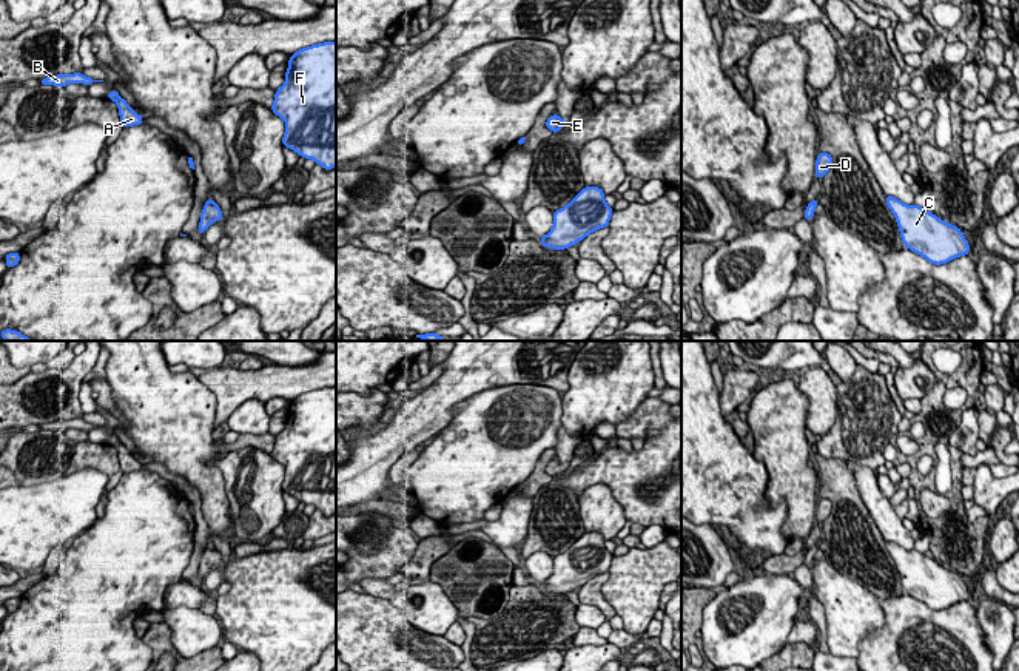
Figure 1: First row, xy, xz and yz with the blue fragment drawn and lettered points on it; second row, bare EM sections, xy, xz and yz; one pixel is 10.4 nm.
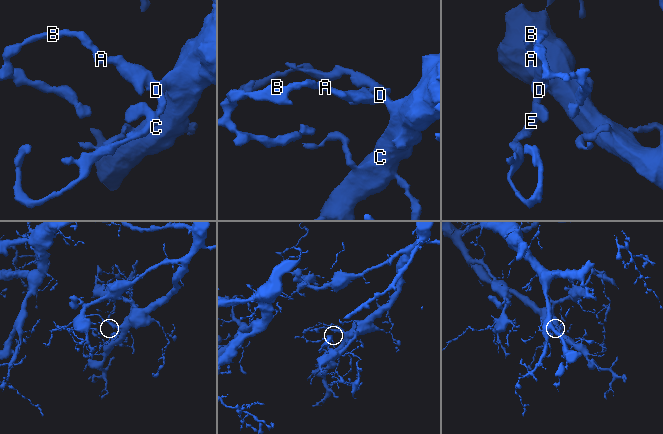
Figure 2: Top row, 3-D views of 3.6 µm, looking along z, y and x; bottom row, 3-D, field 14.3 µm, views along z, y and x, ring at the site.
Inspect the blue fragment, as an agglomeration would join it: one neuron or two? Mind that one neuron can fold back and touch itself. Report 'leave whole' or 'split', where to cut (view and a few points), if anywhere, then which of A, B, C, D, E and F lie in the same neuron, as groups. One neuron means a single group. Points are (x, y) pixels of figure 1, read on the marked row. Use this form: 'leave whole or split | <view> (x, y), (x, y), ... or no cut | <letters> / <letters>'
leave whole | no cut | A B C D E F

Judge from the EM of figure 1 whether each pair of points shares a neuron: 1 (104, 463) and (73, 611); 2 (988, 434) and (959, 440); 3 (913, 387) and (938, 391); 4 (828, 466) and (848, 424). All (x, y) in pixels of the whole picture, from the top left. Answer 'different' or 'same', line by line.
1: different
2: different
3: different
4: different

